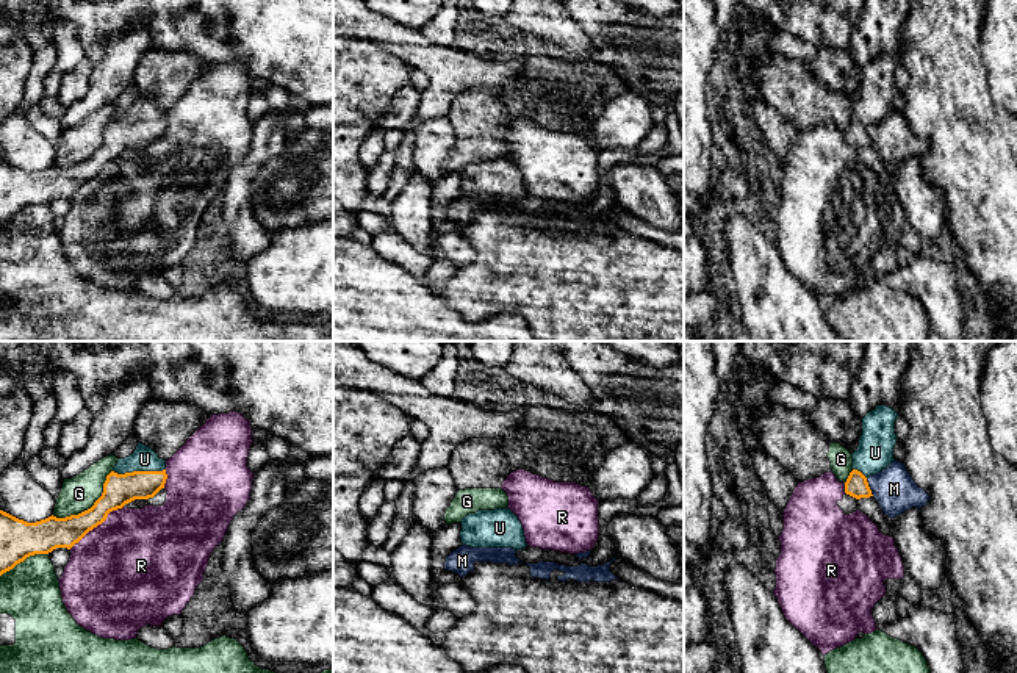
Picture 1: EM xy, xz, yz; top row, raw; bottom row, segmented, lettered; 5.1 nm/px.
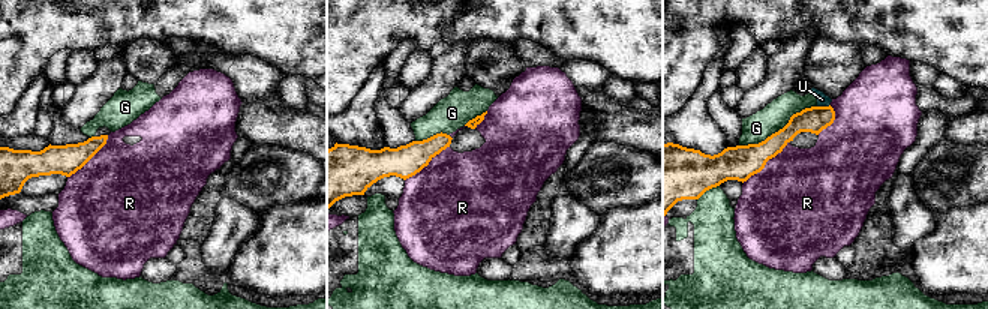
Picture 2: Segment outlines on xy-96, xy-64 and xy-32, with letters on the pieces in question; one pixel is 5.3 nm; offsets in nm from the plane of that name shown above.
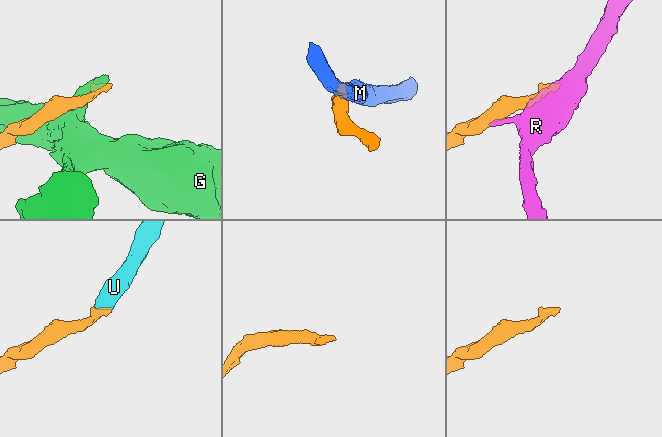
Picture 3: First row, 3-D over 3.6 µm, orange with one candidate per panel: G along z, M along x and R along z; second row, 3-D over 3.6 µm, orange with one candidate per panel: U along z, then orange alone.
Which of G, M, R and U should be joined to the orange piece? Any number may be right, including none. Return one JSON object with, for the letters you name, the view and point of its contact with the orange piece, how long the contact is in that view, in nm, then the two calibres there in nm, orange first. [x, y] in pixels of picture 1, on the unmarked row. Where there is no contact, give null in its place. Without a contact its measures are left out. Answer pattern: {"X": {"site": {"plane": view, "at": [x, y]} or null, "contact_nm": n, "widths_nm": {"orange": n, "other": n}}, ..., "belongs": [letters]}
{"U": {"site": {"plane": "xy", "at": [138, 121]}, "contact_nm": 280, "widths_nm": {"orange": 160, "other": 130}}, "belongs": ["U"]}

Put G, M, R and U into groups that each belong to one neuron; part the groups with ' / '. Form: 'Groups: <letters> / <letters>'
Groups: G / M / R / U

